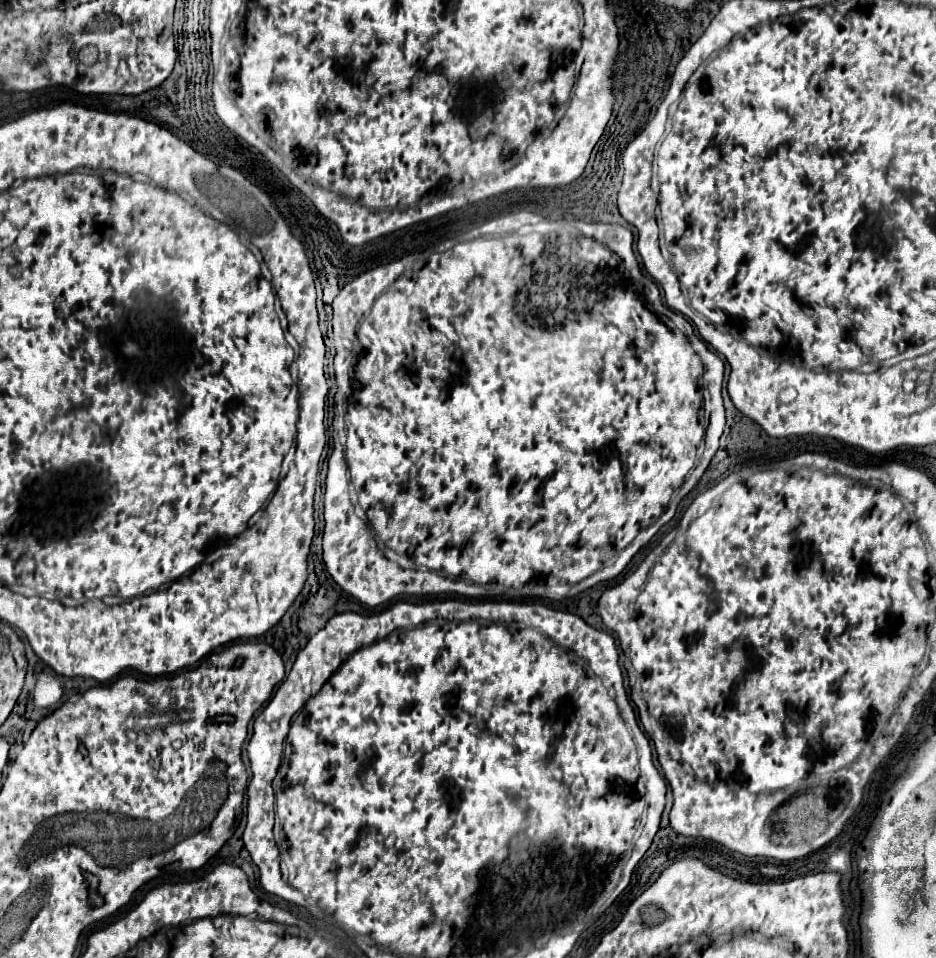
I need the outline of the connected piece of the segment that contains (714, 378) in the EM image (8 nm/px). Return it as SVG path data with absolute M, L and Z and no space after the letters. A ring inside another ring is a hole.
M576 221L574 223L586 237L592 237L592 239L578 239L578 247L572 247L572 237L574 233L580 235L580 231L576 231L576 227L564 227L560 233L552 233L550 239L524 239L524 237L496 237L496 239L472 239L472 241L464 241L464 243L458 243L454 245L452 249L444 251L444 253L432 253L426 261L420 261L416 263L414 267L410 269L404 269L392 283L388 281L388 277L374 277L374 271L366 271L362 273L360 277L356 277L354 281L350 281L348 285L344 285L344 289L336 295L336 299L332 301L332 309L334 309L334 347L336 347L336 357L334 357L334 375L336 375L336 383L338 384L337 393L334 397L334 418L332 423L333 430L333 451L328 459L328 475L326 475L326 481L324 481L324 537L322 537L322 549L324 549L324 565L326 565L326 571L332 575L332 579L352 597L356 597L358 601L362 601L364 605L370 605L370 607L376 607L376 605L382 605L398 595L428 595L428 593L450 593L458 595L466 595L466 597L482 597L482 595L490 595L492 589L500 588L500 591L504 591L506 595L512 595L514 600L529 599L529 597L537 597L542 599L549 599L551 601L560 601L566 597L569 597L569 591L576 585L578 589L576 591L584 591L600 581L608 581L608 579L614 579L626 565L628 561L644 546L652 537L659 531L661 526L668 523L676 514L677 507L684 495L688 494L688 491L700 481L700 477L704 475L704 471L708 469L712 457L716 455L718 447L720 447L720 435L724 431L724 425L726 425L726 417L724 417L724 405L723 398L720 395L722 391L723 375L724 375L724 362L720 359L716 352L712 351L708 345L702 341L694 332L694 328L691 323L683 316L677 313L671 313L672 318L677 326L664 315L658 315L654 313L650 307L648 307L648 301L642 293L642 287L638 287L636 283L632 283L630 277L624 275L624 271L620 269L620 259L616 259L616 255L622 257L622 261L636 261L634 257L634 237L630 233L630 229L622 227L622 225L606 225L606 223L584 223L584 221ZM372 529L380 535L380 539L384 541L386 547L394 549L396 553L400 555L408 555L408 558L402 559L401 563L397 561L391 561L384 553L379 549L377 542L372 533Z

